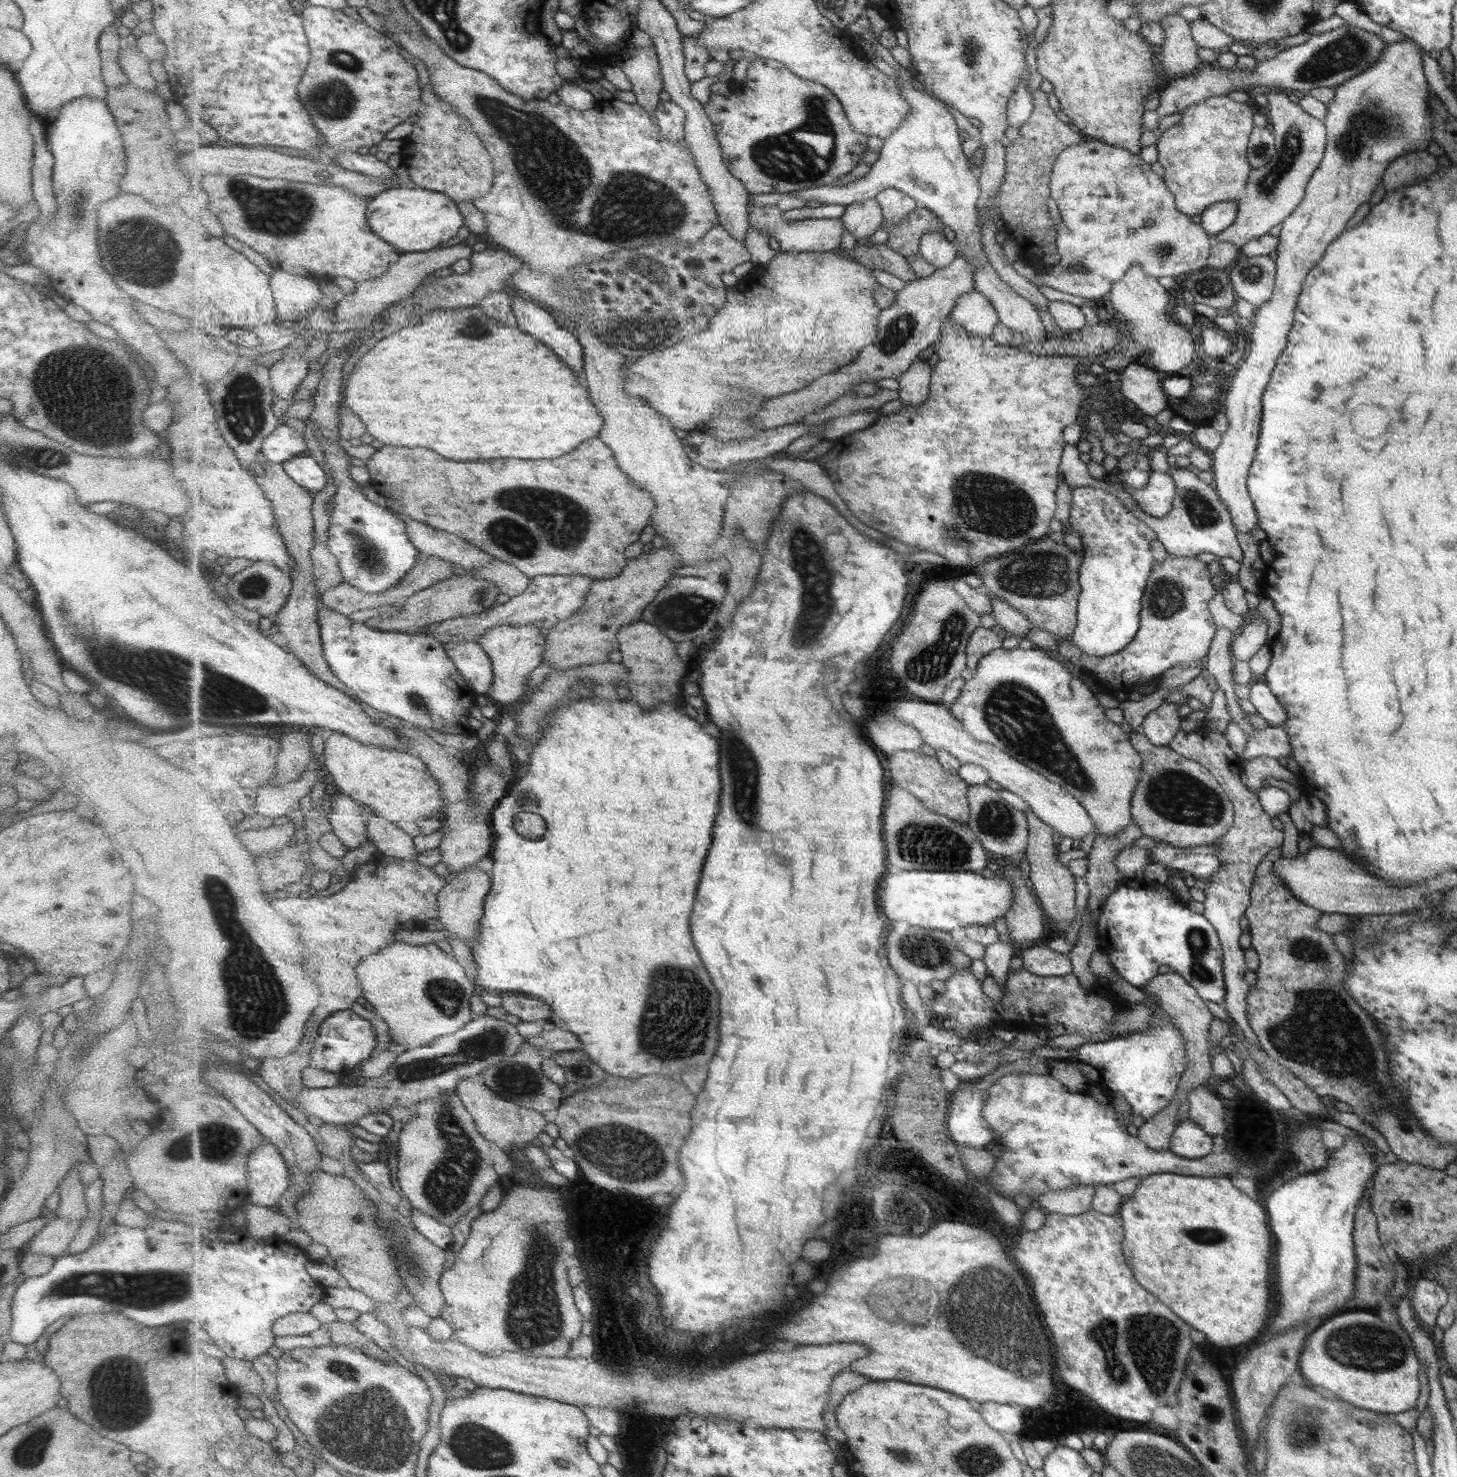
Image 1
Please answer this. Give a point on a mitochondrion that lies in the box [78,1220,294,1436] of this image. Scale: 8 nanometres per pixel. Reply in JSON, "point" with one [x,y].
{"point":[128,1408]}

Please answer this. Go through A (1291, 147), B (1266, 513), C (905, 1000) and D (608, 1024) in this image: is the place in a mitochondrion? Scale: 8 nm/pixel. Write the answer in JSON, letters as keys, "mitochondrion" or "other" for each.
{"A":"mitochondrion","B":"other","C":"other","D":"other"}

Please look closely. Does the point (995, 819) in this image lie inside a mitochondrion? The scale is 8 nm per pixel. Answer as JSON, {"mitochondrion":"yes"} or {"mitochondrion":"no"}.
{"mitochondrion":"yes"}

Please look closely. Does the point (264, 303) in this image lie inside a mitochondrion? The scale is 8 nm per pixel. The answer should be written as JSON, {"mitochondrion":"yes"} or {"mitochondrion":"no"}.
{"mitochondrion":"no"}

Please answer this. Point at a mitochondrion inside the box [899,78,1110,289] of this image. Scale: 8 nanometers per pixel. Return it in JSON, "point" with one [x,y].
{"point":[1083,267]}

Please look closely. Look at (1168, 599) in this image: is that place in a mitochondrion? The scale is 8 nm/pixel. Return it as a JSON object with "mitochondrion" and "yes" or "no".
{"mitochondrion":"yes"}

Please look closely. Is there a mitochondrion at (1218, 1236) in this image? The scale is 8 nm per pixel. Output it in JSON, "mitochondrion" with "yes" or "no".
{"mitochondrion":"yes"}

